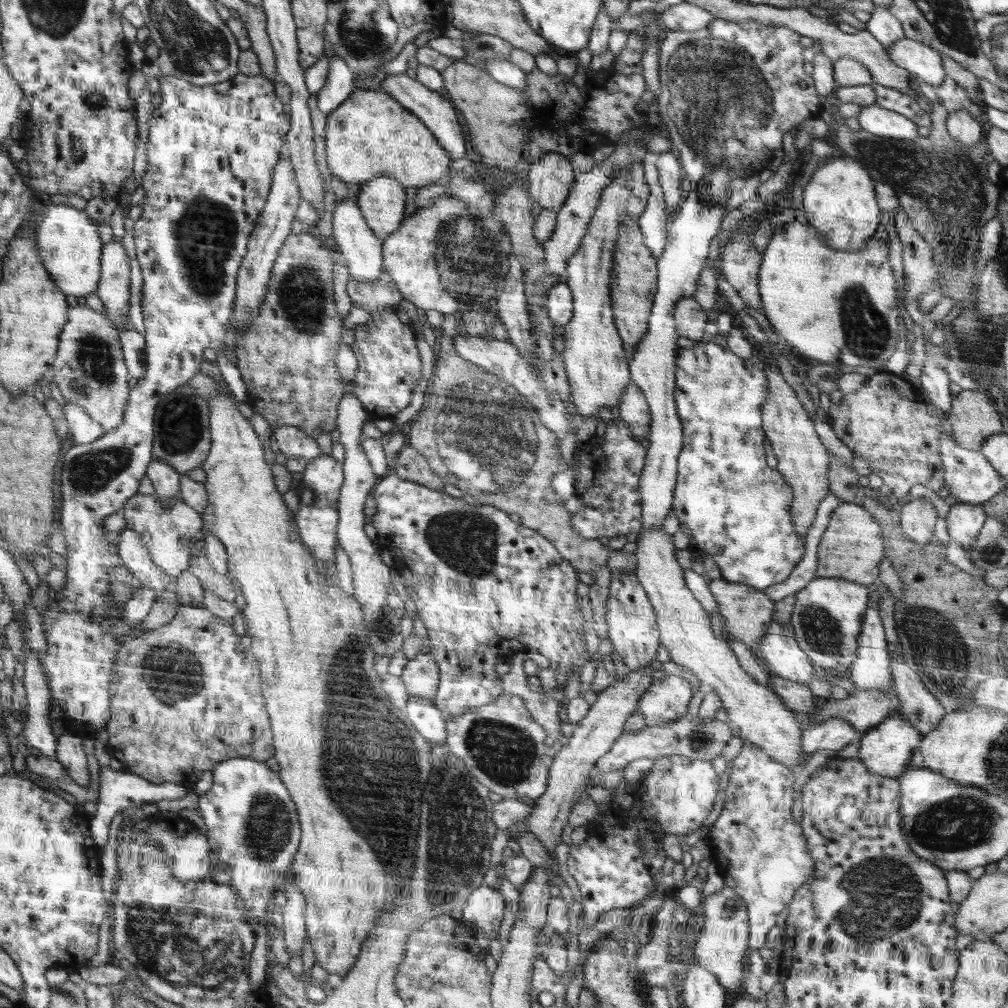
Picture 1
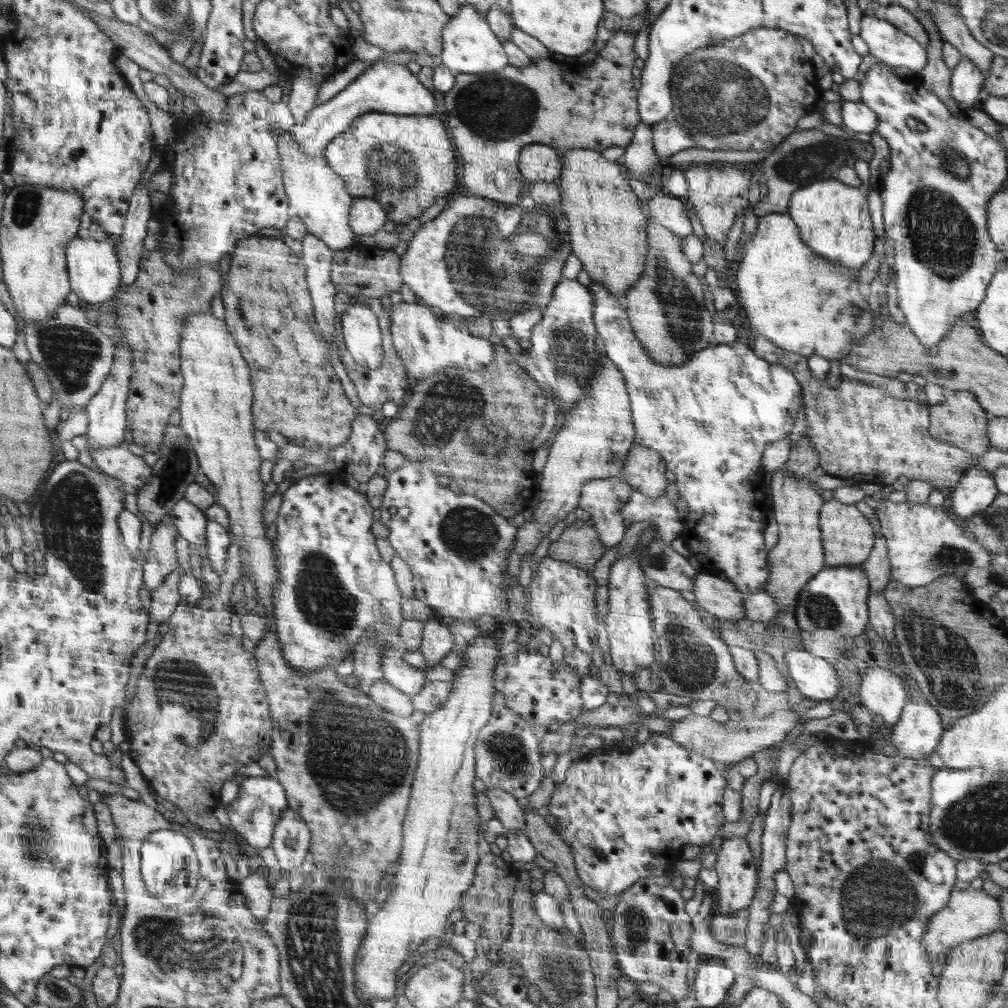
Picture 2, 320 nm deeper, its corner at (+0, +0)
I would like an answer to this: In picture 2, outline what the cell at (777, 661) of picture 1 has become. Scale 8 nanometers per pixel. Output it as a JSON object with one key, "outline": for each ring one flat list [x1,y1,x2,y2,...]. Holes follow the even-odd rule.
{"outline":[[792,648,786,651,785,658,790,676,804,697,819,702,838,695,837,672,825,657,814,656,806,649]]}

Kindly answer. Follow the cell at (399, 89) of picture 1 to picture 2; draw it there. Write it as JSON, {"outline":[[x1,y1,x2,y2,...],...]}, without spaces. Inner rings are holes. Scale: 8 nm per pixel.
{"outline":[[376,61,372,63,352,84,348,84,342,92,328,100,325,104,315,106,302,124,296,124,292,136,294,142,306,156,324,157,326,148,345,132,355,119,372,112,402,114,434,114,436,102,432,92,426,89,406,65,395,62]]}

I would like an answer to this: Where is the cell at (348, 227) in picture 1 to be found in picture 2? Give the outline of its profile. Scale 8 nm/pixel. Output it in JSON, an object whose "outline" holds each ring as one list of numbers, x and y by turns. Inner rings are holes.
{"outline":[[278,130,279,148,285,192,291,214,302,219,306,231,323,240,328,248,341,251,357,245,356,235,351,226,351,208,354,196,348,191,345,181,329,167,324,157,306,156,293,140,290,131]]}

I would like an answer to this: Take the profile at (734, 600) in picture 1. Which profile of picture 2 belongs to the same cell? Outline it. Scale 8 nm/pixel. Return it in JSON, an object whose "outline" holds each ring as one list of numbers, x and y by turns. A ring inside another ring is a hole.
{"outline":[[708,570,697,574,692,588,695,605,702,612,708,612,717,618,741,620,746,618,744,600,746,595,740,593,733,583,720,579,717,573]]}

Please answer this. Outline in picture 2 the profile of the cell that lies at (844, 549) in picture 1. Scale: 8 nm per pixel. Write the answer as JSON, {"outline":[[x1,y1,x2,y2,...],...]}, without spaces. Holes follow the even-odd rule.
{"outline":[[834,498,826,501,819,512,819,527,825,550,824,567,861,566,870,556,870,551,874,546,875,532,866,516,858,511,856,505,844,504]]}

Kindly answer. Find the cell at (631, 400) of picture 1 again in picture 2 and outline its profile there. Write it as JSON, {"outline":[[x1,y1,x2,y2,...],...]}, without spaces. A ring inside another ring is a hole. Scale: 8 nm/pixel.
{"outline":[[634,442,625,460,625,466,620,472,620,478,633,490,654,499,665,494,669,483,665,475,666,469,658,452]]}

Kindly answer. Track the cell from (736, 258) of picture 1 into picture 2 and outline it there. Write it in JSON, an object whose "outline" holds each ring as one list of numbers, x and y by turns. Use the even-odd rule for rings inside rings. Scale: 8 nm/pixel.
{"outline":[[711,163,713,168,687,167,682,170,687,182,687,196,684,199,691,206,700,219,704,231,710,240,724,246,726,235,734,226,736,214,744,211,748,206,748,188,752,172,748,169,739,169,734,165]]}

